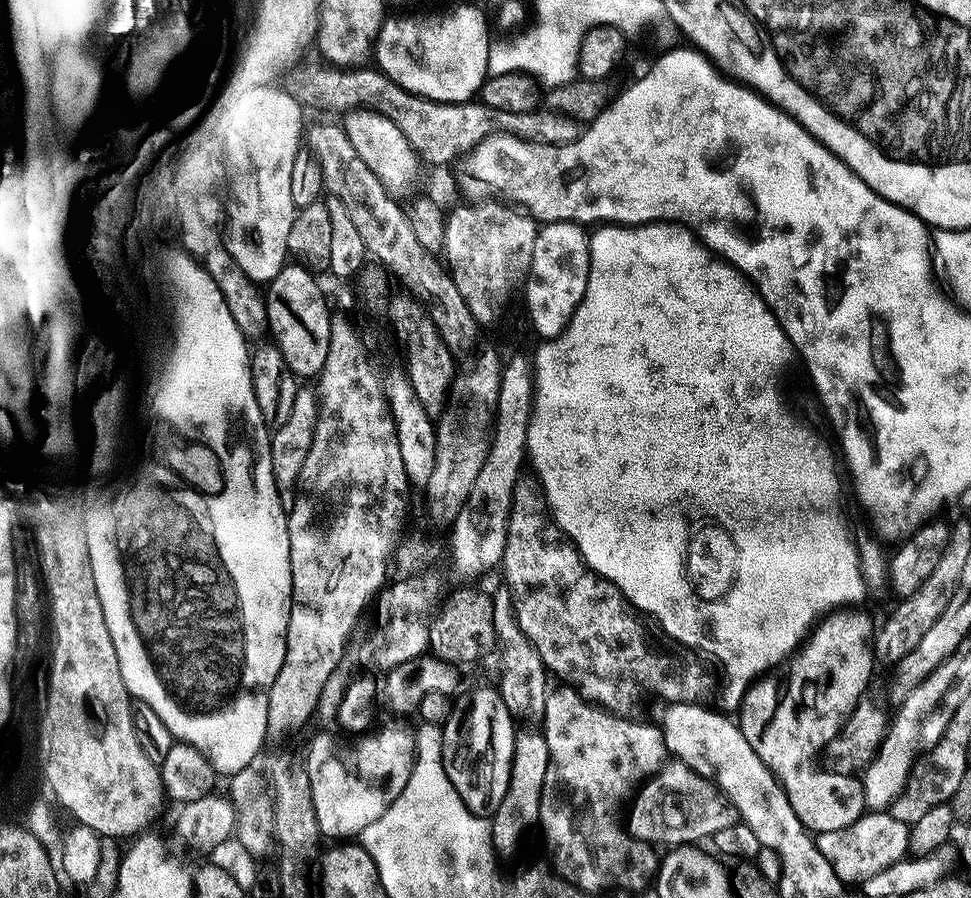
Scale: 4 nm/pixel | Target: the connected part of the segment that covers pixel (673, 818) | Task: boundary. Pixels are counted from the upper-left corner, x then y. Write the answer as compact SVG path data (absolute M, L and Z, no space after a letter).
M679 762L665 763L651 783L639 789L631 808L637 817L632 816L629 820L627 817L628 831L653 846L704 842L700 840L706 839L707 836L708 839L715 838L722 830L741 823L740 811L719 785Z

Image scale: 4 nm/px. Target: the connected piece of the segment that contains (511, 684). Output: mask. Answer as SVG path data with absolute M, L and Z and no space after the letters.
M497 610L494 614L493 626L499 643L502 647L500 652L500 684L498 683L498 691L502 702L506 702L506 710L510 710L510 714L520 722L525 720L525 725L536 726L543 721L546 714L546 698L550 691L550 673L544 667L542 658L538 654L538 650L531 642L522 634L522 630L516 624L513 613L511 611L503 612Z

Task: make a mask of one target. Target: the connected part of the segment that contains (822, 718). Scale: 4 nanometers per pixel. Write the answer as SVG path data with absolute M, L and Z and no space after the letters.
M844 606L828 612L783 666L749 687L753 688L745 694L738 715L746 742L784 785L794 814L813 834L842 830L866 811L864 785L855 775L834 774L812 765L812 758L823 753L858 702L865 699L864 691L872 680L874 620L872 624L871 618L859 610Z

